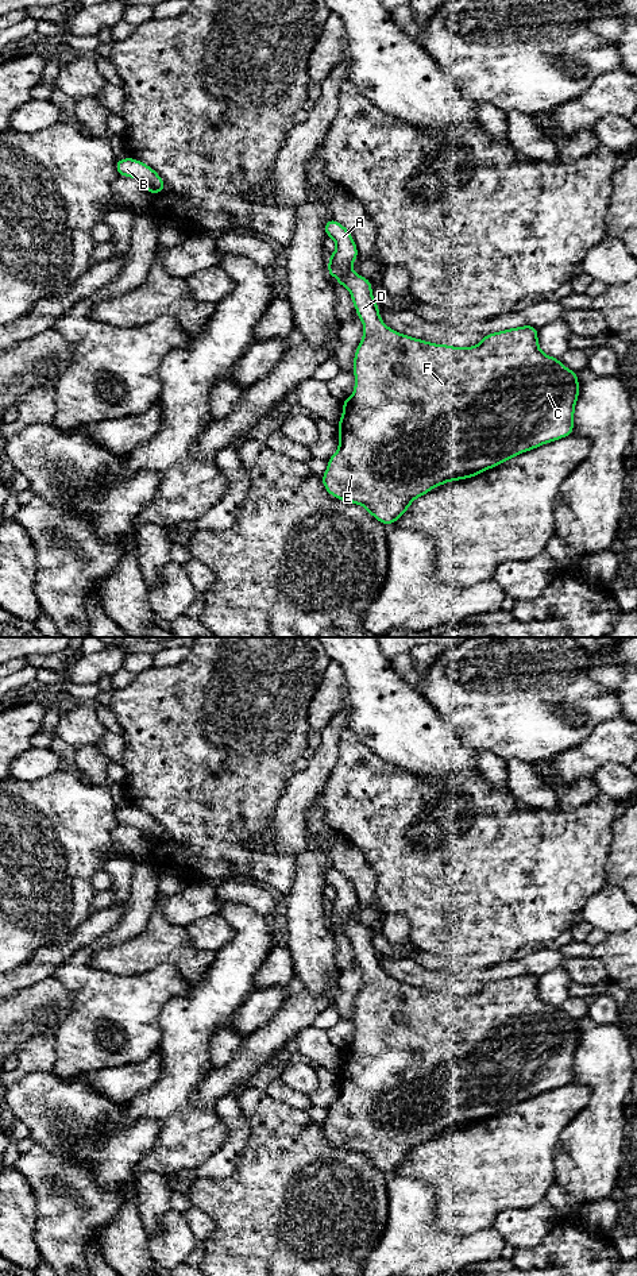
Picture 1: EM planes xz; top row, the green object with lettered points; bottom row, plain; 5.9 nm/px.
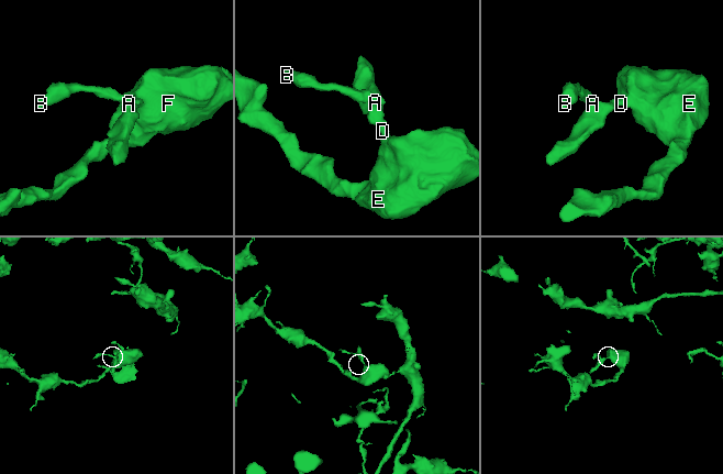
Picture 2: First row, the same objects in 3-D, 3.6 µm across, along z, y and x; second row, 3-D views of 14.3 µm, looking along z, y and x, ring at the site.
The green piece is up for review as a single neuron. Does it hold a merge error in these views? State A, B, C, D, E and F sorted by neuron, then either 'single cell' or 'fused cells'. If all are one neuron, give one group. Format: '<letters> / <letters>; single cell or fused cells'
A B C D E F; single cell

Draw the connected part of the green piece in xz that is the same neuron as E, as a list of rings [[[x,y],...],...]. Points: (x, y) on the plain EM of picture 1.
[[[331,867],[324,872],[324,879],[336,891],[335,901],[328,905],[328,924],[339,925],[333,932],[350,938],[355,959],[366,976],[354,1003],[354,1041],[343,1049],[343,1063],[336,1073],[339,1096],[329,1106],[321,1125],[331,1144],[362,1153],[385,1173],[395,1172],[416,1146],[433,1136],[479,1123],[522,1100],[574,1082],[578,1024],[557,1006],[540,998],[538,976],[522,974],[493,980],[484,983],[479,992],[467,996],[402,983],[383,972],[370,928],[351,918],[359,901],[348,878]]]

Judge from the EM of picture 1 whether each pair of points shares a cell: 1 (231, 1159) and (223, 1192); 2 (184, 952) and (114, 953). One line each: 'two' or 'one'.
1: two
2: one

